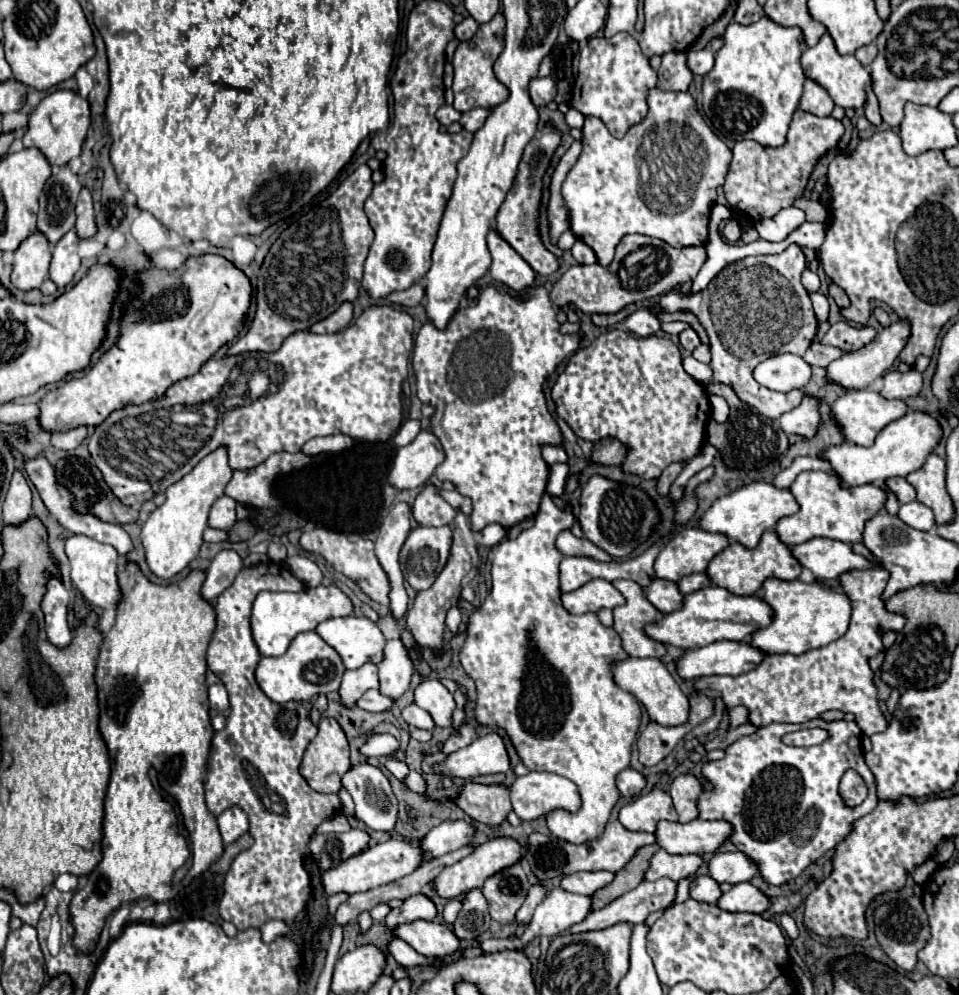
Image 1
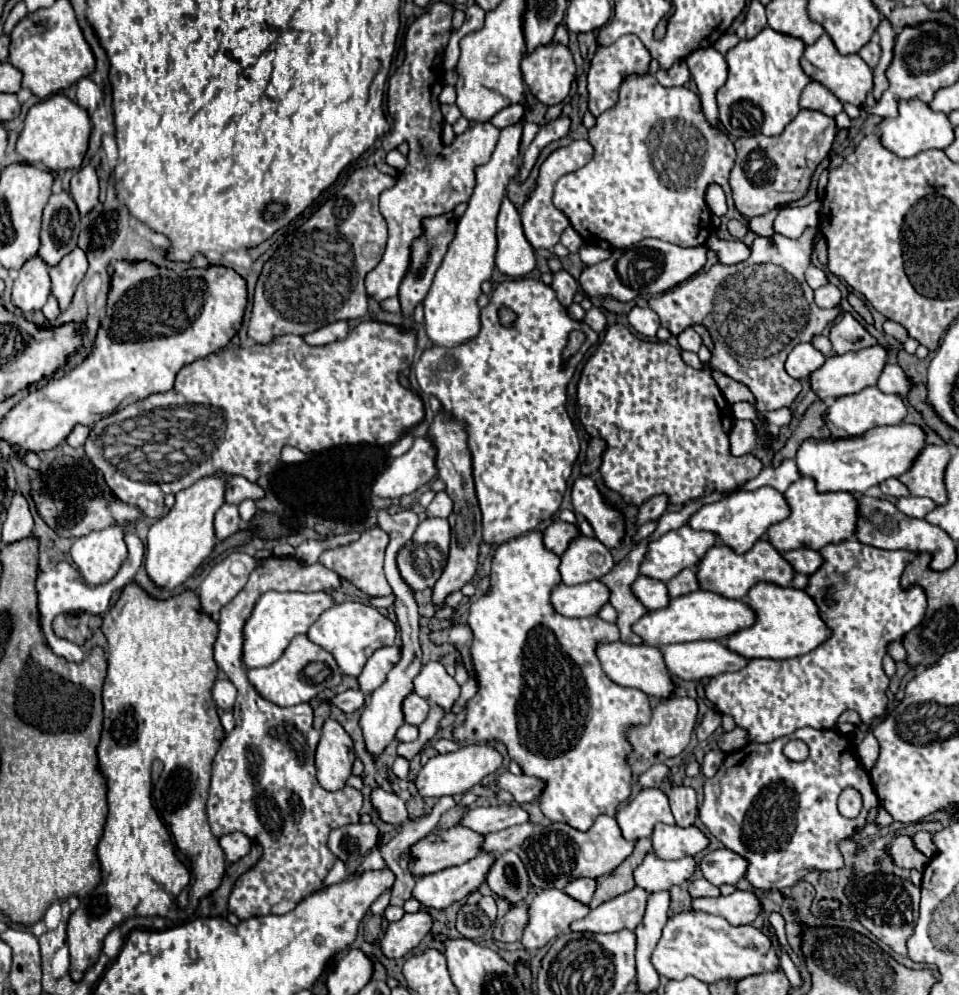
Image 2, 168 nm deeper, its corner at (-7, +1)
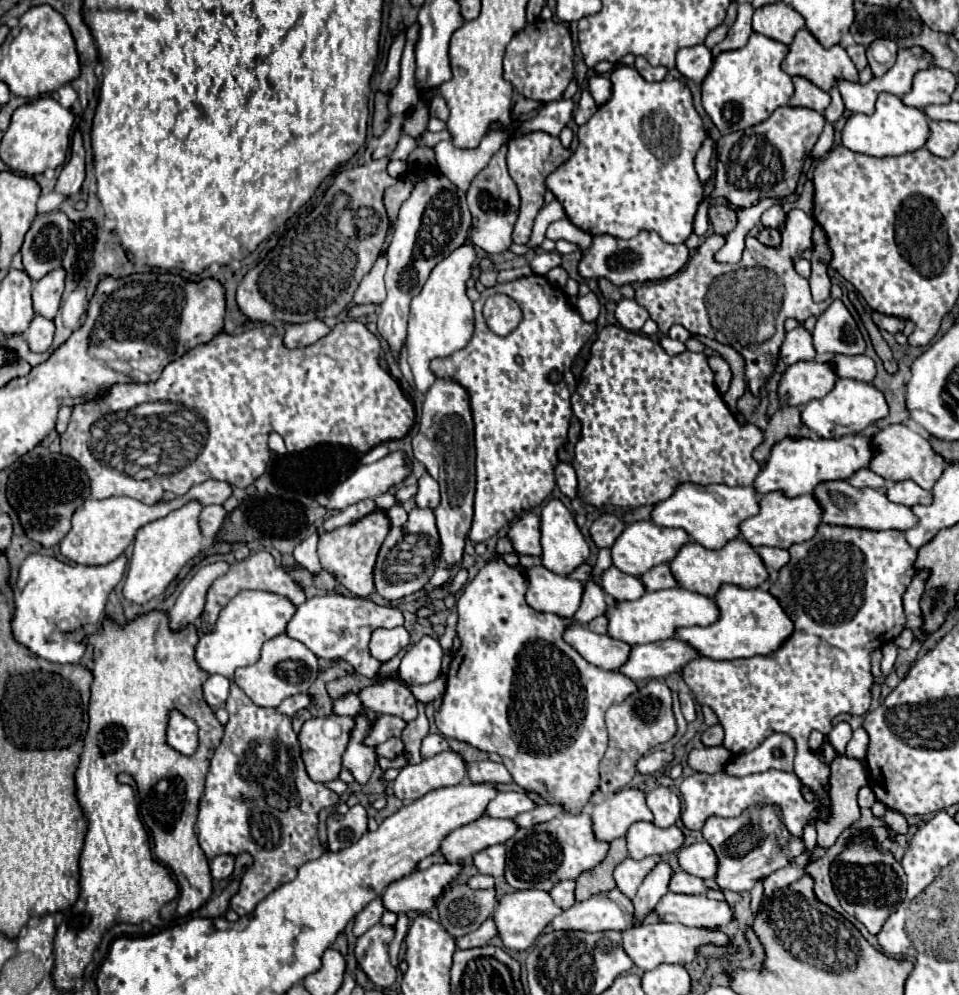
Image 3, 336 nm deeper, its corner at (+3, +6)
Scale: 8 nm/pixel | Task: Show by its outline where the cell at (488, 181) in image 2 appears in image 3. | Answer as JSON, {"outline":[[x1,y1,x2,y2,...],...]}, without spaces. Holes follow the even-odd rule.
{"outline":[[471,239,453,251,447,259,443,259,429,275,421,293,411,301,411,317,409,317,409,335,407,335,407,361,411,365,415,385,419,393,427,393,427,389,435,383,433,371,429,371,429,361,437,357,449,357,451,353,463,349,473,335,473,307,469,297,465,295,465,281,471,277,471,265,475,261,475,251]]}

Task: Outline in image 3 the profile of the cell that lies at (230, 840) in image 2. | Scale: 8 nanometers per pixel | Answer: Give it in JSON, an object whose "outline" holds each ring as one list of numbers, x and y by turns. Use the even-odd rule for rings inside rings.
{"outline":[[229,855,215,857,215,859,211,861,211,877,213,877,215,881,227,879,227,877,233,873,233,863,235,863,235,859,229,857]]}

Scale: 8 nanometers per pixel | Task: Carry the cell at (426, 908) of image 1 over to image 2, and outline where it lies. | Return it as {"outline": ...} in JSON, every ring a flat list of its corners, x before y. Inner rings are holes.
{"outline":[[419,910,415,914,405,914,401,920,391,922,381,938,383,954,395,960,403,958,413,948,419,946,419,942,425,938,431,926,433,926,433,920,425,910]]}

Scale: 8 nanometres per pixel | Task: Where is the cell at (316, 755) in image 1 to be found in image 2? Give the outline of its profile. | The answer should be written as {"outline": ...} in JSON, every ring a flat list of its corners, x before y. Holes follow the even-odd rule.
{"outline":[[325,720,321,728,321,742,315,754,317,780,325,790,341,790,353,768,353,742,343,726,335,720]]}

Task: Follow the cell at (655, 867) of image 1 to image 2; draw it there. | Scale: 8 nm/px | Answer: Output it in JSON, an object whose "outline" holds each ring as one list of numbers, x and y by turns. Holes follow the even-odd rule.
{"outline":[[647,854,643,864,635,870,637,886,647,892,669,890,675,884,683,884,697,868,693,856,685,856,681,860,659,860,655,854]]}

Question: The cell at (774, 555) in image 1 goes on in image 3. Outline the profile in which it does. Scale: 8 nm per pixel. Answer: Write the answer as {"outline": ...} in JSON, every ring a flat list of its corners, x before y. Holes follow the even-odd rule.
{"outline":[[733,539,717,551,705,549,699,543,685,543,677,551,675,559,669,561,669,569,673,571,673,577,677,579,679,587,701,593,705,597,713,597,723,583,731,583,743,589,753,589,759,587,763,581,767,581,767,567,761,563,755,549,743,539]]}

